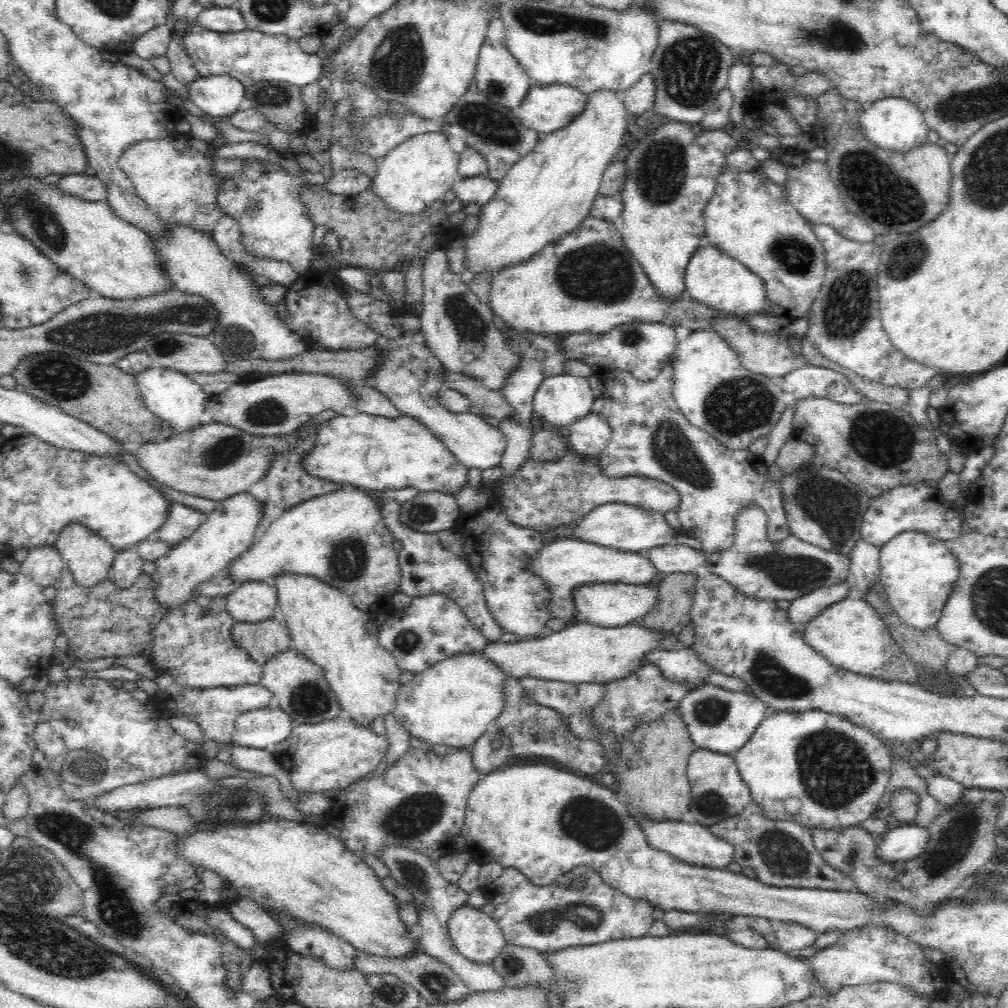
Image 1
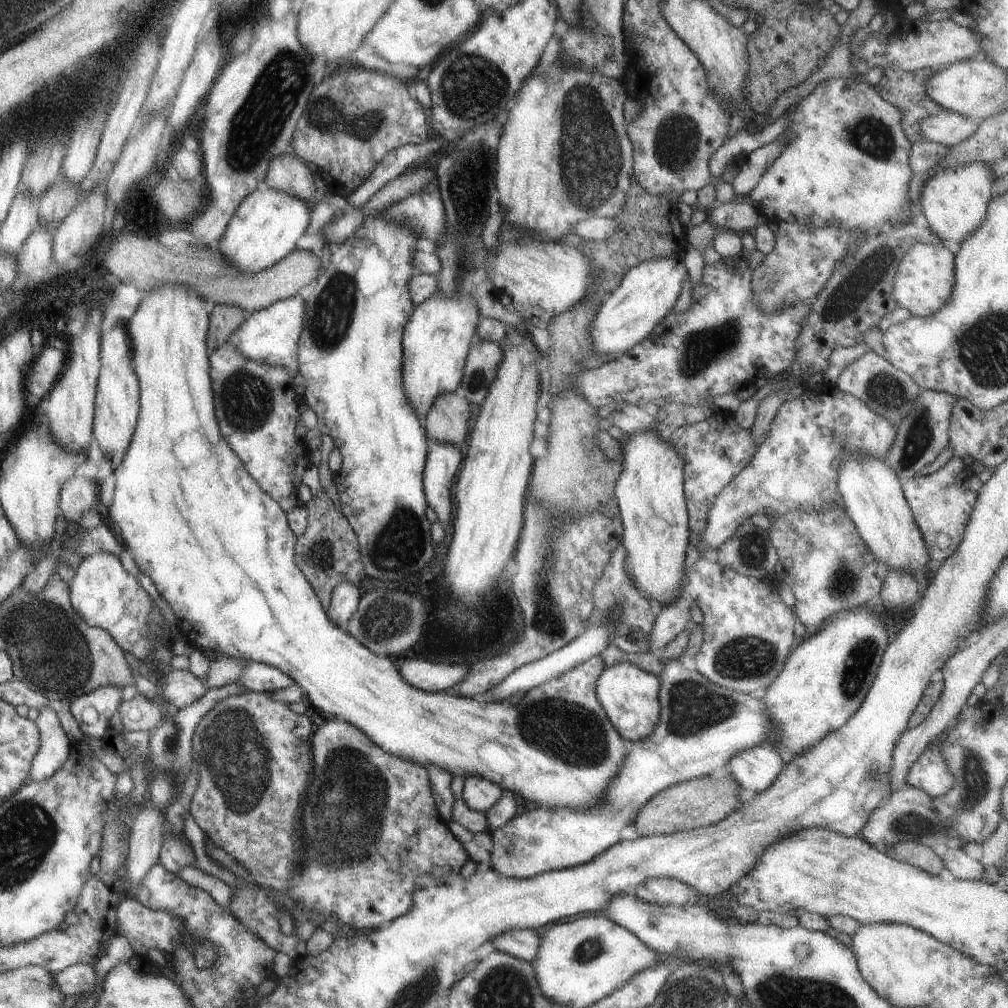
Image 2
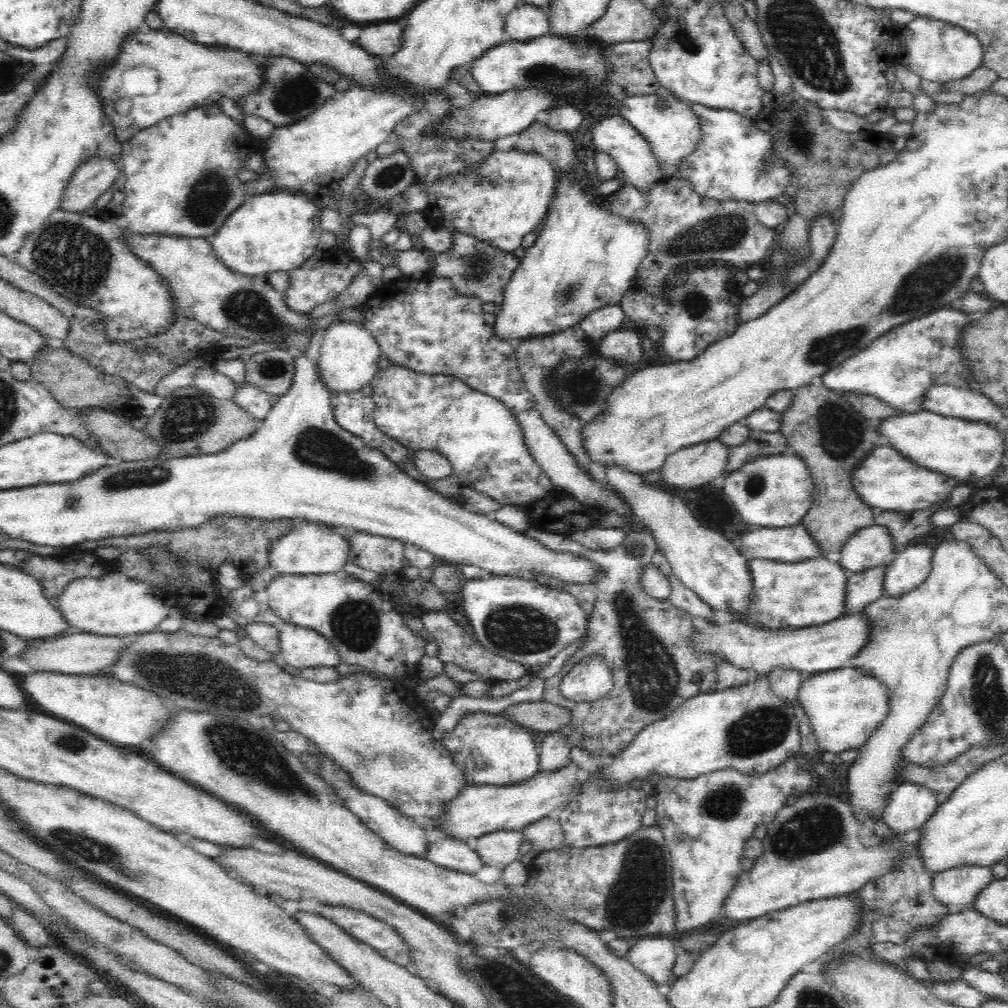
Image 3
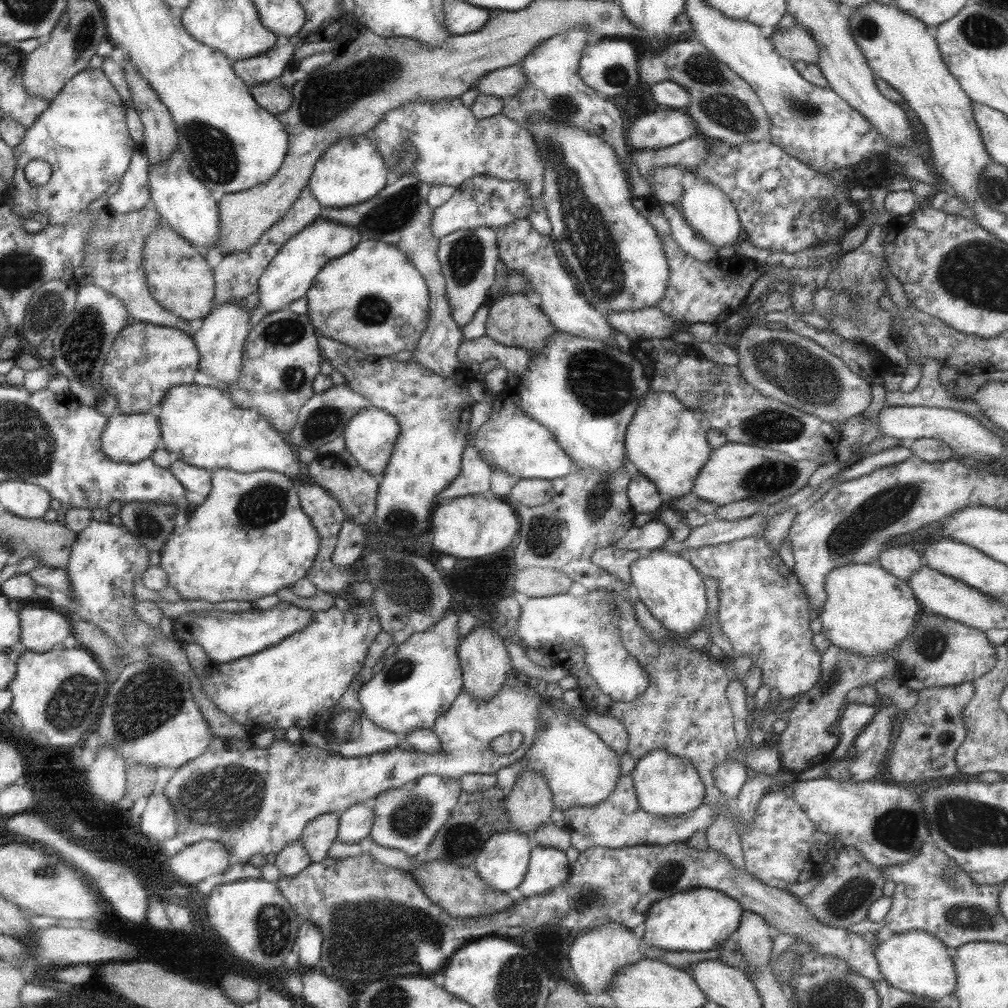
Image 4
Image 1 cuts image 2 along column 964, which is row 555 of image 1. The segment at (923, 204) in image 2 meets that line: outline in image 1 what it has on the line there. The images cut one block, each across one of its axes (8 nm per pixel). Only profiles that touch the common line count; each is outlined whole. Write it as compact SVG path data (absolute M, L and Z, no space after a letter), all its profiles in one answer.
M246 491L217 503L213 511L207 515L206 520L194 531L194 534L173 546L168 551L168 554L153 562L155 571L151 574L151 577L154 581L154 597L156 597L156 601L164 609L170 610L177 609L180 605L184 605L185 602L194 600L197 597L195 590L198 585L209 581L220 570L225 570L234 559L237 559L240 554L245 553L251 547L250 544L254 540L254 534L256 534L256 530L258 530L258 526L262 522L262 516L264 516L264 504L266 504L266 501L256 498Z

